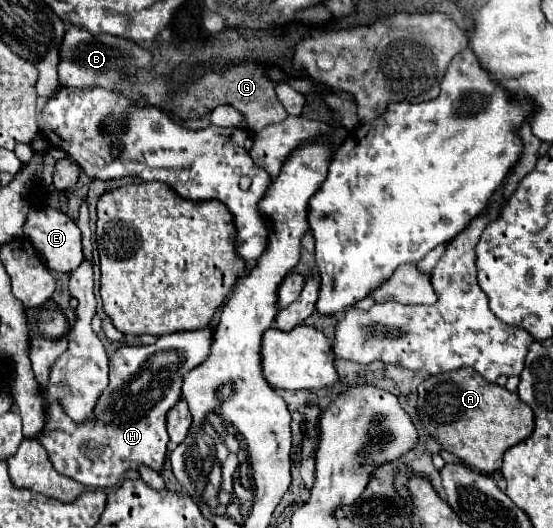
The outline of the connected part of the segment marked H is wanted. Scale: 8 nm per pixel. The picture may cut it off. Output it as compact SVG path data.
M215 326L191 332L159 336L151 346L121 346L109 356L109 386L97 402L97 422L77 426L53 404L47 408L43 434L37 438L47 450L53 468L87 486L117 486L123 472L141 464L161 470L165 464L169 434L165 416L181 400L181 380L209 356Z

